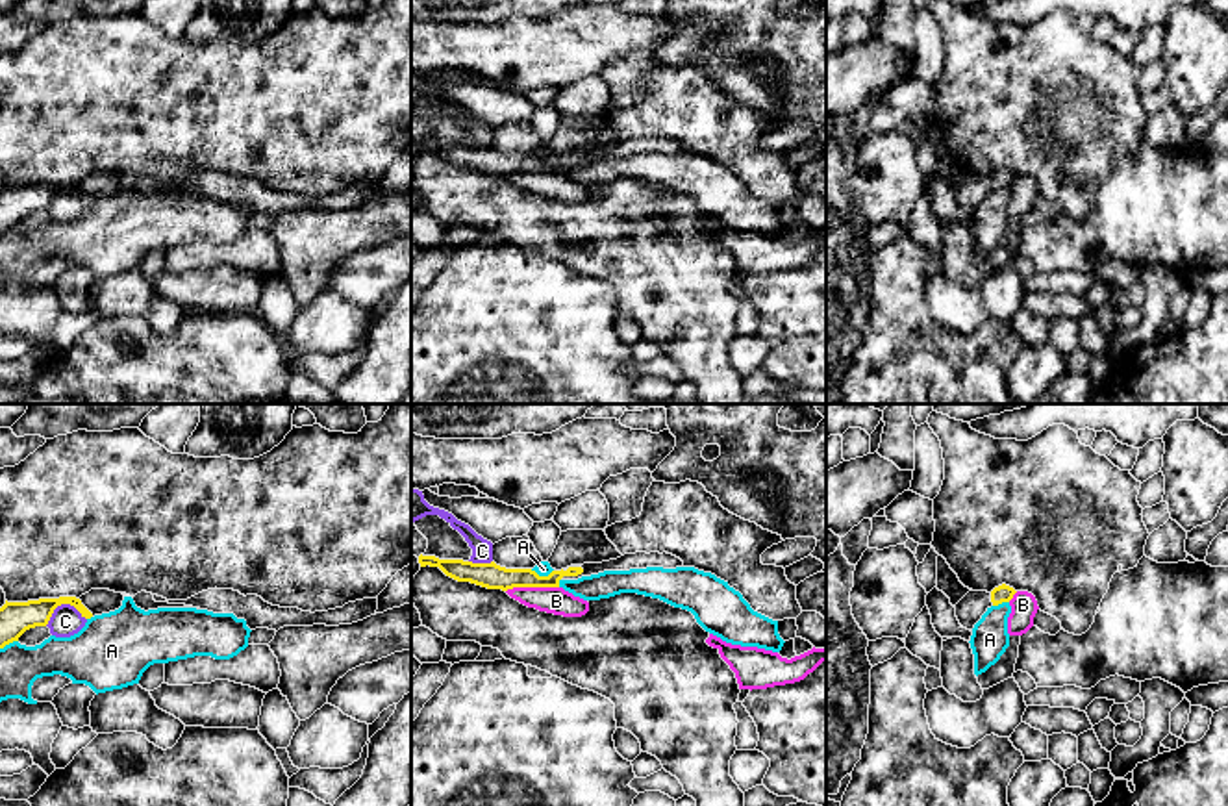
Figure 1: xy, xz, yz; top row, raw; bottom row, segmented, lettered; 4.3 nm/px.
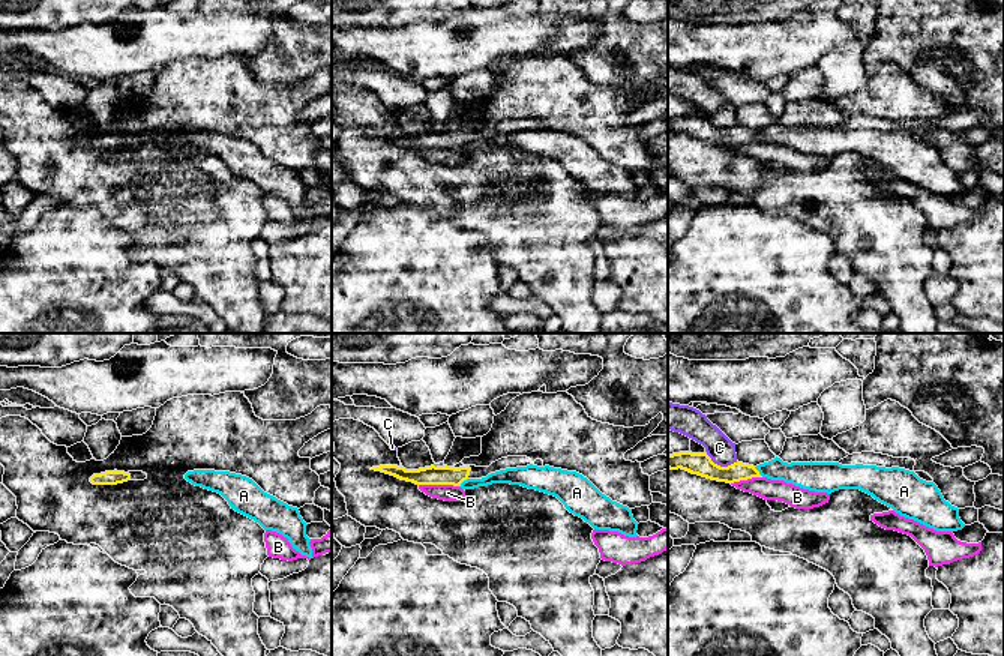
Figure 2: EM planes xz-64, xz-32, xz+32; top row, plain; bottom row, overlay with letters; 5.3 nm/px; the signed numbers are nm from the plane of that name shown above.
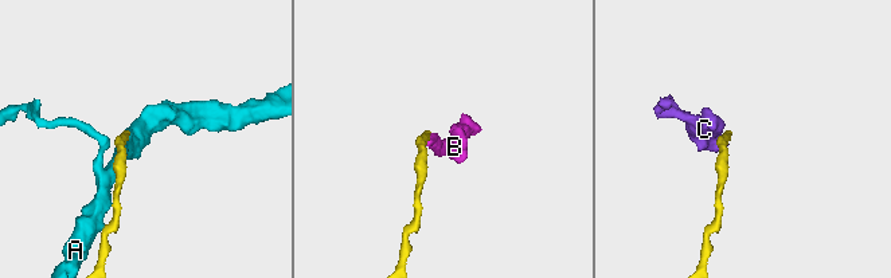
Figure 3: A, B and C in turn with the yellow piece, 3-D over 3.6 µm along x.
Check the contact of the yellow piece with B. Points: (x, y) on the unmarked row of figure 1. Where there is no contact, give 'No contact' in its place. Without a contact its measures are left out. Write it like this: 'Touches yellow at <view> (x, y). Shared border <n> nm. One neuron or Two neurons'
Touches yellow at xz (532, 171). Shared border 240 nm. Two neurons

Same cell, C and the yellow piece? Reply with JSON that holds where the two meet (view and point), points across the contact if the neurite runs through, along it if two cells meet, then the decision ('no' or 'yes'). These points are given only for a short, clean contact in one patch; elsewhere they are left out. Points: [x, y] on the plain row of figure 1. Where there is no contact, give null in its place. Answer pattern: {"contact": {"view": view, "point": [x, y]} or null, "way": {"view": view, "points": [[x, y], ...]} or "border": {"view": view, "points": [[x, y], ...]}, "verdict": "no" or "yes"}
{"contact": {"view": "xy", "point": [62, 188]}, "border": {"view": "xy", "points": [[86, 202], [73, 191], [60, 189], [45, 210]]}, "verdict": "no"}

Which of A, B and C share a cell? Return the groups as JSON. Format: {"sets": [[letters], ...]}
{"sets": [["A"], ["B", "C"]]}

